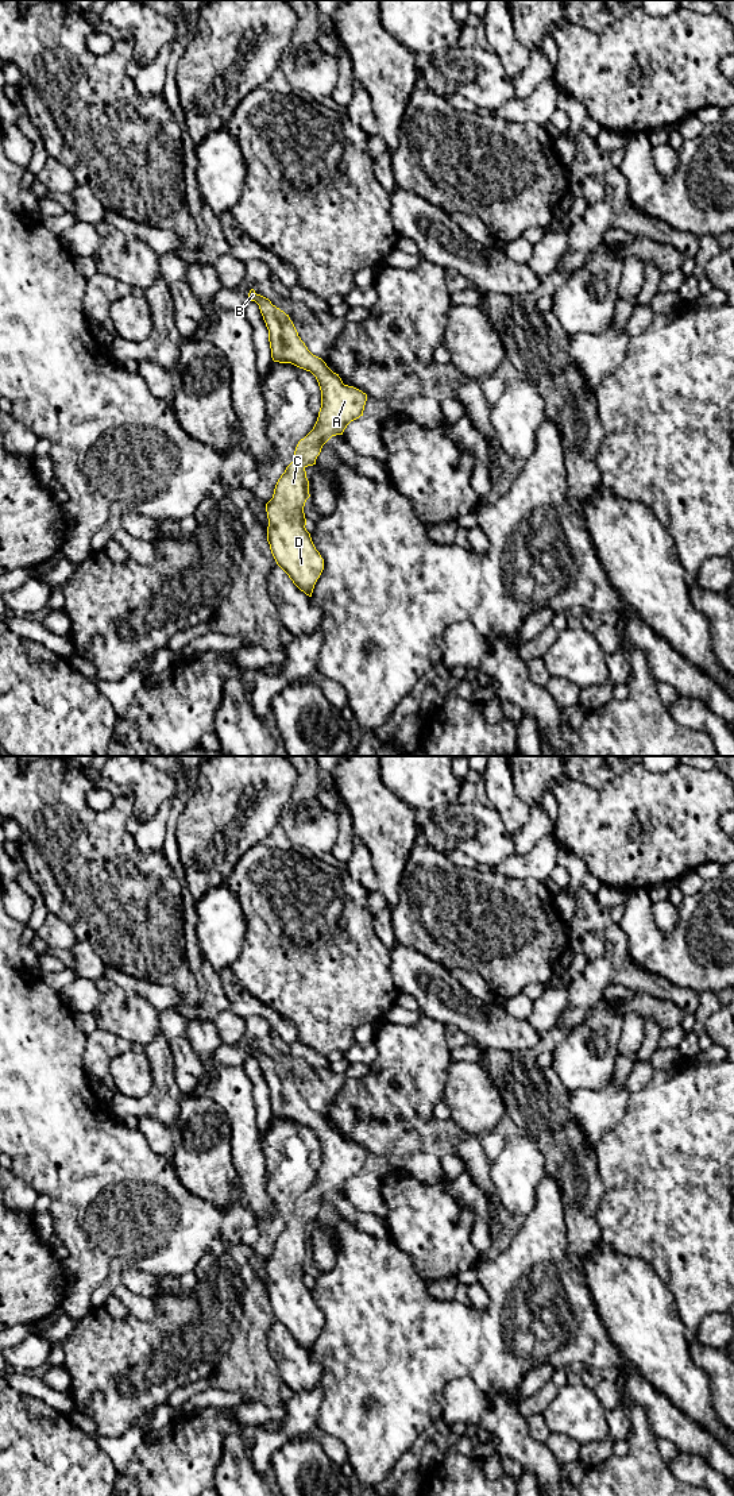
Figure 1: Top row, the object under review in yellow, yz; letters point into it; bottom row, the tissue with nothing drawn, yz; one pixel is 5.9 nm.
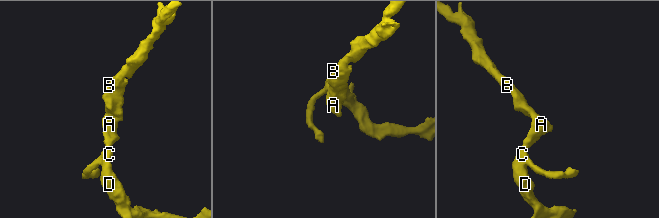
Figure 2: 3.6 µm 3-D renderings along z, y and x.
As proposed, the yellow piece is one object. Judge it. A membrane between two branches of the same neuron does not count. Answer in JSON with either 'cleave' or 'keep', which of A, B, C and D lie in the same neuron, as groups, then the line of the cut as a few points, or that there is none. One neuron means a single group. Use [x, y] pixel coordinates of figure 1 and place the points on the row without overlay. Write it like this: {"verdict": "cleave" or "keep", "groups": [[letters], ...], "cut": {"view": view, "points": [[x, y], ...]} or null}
{"verdict": "keep", "groups": [["A", "B", "C", "D"]], "cut": null}

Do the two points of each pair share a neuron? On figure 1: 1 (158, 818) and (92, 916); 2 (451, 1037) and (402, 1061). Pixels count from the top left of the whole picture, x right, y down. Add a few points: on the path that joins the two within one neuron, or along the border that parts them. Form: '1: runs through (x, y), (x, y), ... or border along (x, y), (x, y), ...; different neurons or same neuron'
1: border along (132, 836), (140, 849), (161, 851); different neurons
2: border along (444, 1025), (445, 1044), (451, 1049); different neurons

